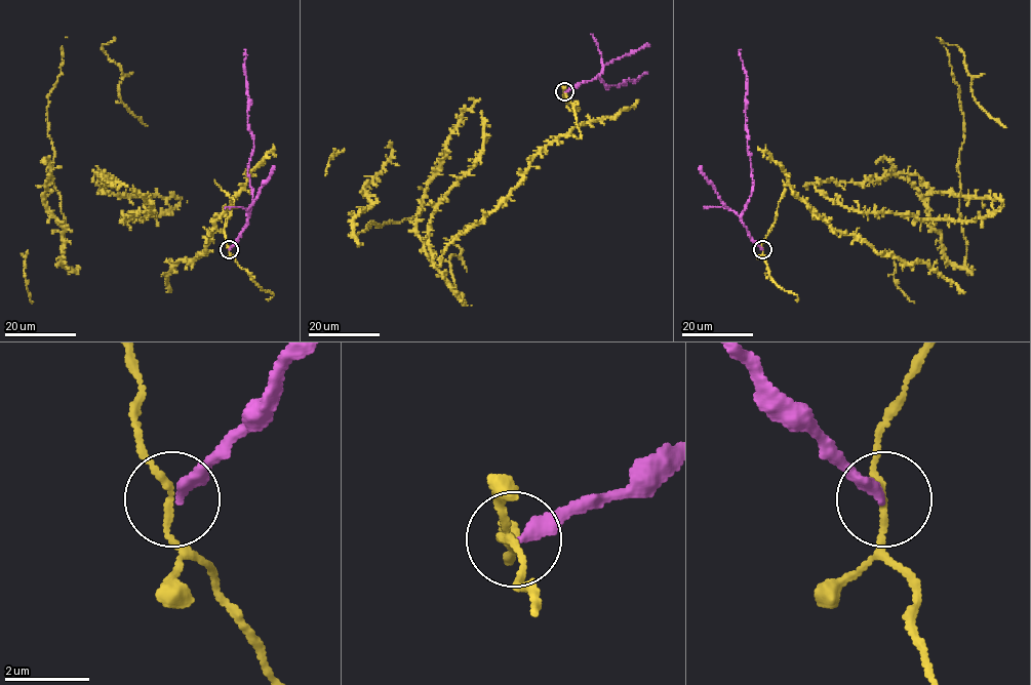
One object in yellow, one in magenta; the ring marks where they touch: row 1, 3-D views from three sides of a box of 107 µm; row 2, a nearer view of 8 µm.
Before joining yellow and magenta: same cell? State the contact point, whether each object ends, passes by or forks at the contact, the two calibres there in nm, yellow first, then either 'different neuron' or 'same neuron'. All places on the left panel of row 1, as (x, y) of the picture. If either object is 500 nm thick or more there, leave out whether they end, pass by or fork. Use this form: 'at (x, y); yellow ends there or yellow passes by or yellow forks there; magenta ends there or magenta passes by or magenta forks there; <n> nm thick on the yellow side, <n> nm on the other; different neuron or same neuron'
at (229, 249); yellow passes by; magenta ends there; 140 nm thick on the yellow side, 300 nm on the other; different neuron

